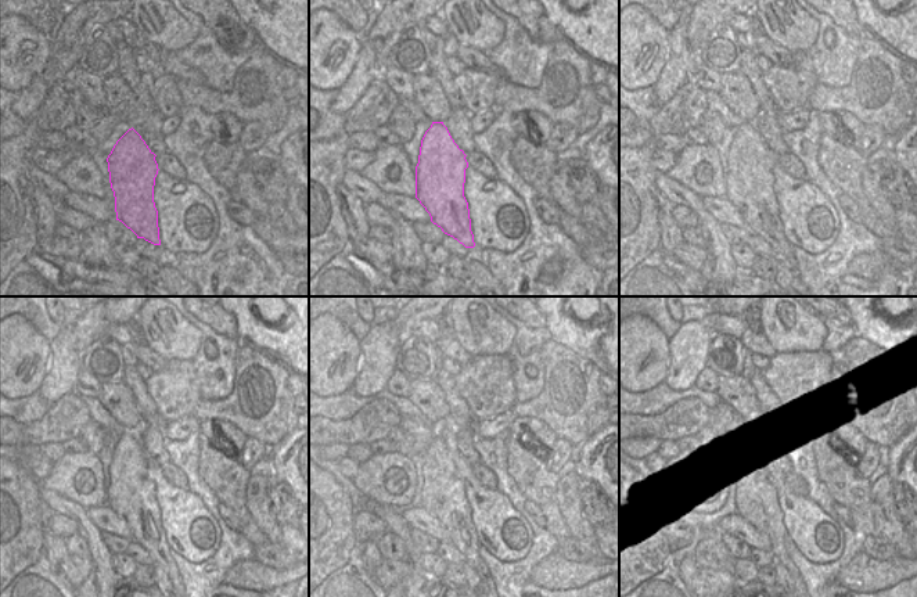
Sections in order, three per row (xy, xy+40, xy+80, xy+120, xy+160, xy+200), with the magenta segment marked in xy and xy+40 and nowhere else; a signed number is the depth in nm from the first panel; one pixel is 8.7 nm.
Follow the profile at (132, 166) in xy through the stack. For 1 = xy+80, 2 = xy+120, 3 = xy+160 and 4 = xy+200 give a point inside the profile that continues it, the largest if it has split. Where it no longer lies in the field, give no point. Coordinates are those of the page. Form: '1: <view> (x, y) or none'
1: xy+80 (750, 182)
2: xy+120 (132, 493)
3: xy+160 (443, 496)
4: xy+200 (755, 499)

